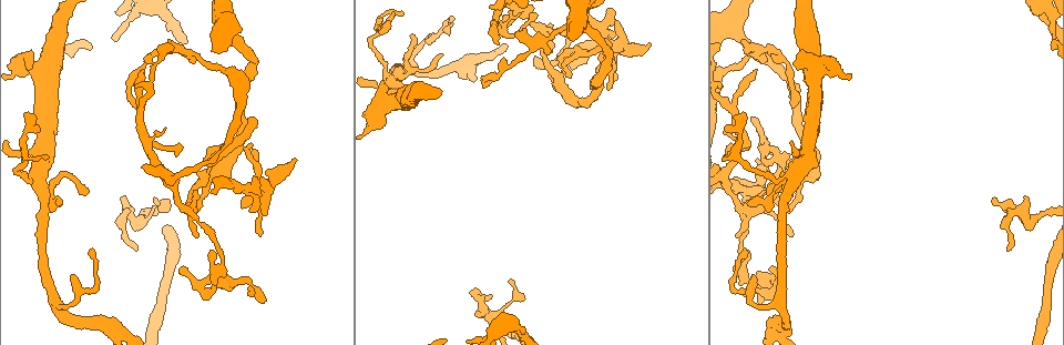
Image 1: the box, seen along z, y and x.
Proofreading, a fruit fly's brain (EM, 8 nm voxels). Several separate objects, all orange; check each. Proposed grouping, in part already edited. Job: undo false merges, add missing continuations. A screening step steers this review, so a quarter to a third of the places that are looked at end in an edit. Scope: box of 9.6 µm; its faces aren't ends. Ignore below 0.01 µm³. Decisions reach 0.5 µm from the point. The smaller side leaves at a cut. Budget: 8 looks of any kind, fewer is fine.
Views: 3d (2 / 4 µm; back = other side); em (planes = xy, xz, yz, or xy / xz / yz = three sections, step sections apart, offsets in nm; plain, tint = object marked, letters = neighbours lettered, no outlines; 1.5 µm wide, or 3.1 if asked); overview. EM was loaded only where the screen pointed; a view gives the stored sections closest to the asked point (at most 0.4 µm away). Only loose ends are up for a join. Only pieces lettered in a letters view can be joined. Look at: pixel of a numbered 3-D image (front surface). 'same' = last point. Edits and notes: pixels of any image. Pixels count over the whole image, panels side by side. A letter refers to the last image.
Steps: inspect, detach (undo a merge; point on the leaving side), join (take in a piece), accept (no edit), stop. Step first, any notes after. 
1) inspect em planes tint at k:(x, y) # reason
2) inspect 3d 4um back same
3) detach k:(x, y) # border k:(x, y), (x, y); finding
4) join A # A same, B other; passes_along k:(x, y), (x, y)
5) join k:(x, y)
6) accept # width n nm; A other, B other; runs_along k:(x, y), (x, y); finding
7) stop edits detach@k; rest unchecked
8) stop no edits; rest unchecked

inspect em planes letters at 1:(732, 113)

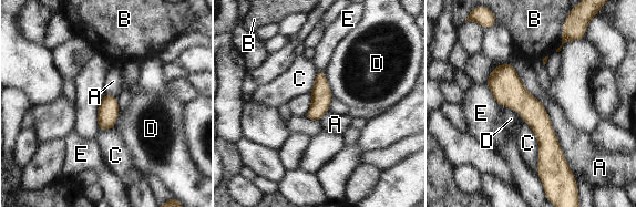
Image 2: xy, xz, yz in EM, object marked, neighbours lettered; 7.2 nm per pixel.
accept # A other, B other, C other, D other, E other; one neuron here

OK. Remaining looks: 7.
inspect em planes letters at 1:(252, 288) # abrupt turn

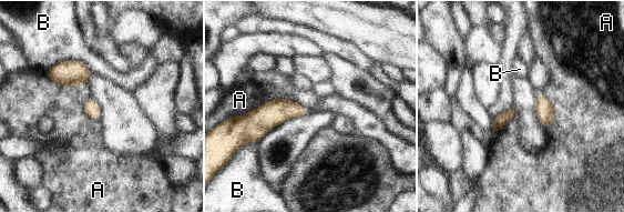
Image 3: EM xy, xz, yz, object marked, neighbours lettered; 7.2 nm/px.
accept # width 120 nm; longest_contact A 380 nm; A other, B other; all the same neuron

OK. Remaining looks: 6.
inspect em planes letters at 1:(605, 40) # free end

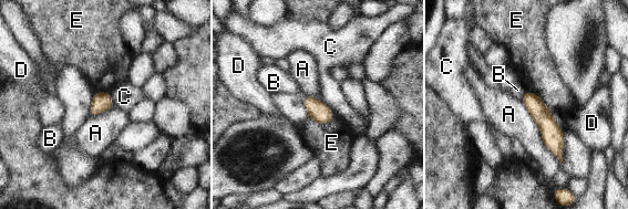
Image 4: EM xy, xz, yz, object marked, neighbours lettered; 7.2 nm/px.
accept # A other, B other, C other, D other, E other; border 4:(521, 100), (559, 163); no lettered piece goes on from it

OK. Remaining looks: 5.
inspect em planes plain at 1:(86, 190)

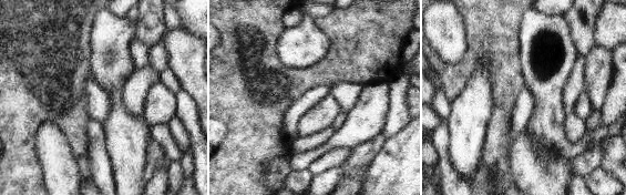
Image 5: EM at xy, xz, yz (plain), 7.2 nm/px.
inspect em planes letters same # see the neighbours

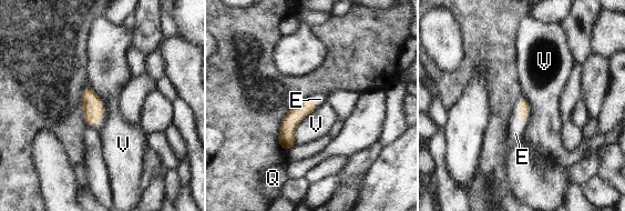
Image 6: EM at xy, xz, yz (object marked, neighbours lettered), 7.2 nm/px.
join E # longest_contact V 340 nm; E same, Q other, V other; passes_along 6:(524, 107), (520, 111), (515, 133); the neuron continues

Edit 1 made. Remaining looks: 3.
stop edits join@6; rest unchecked

